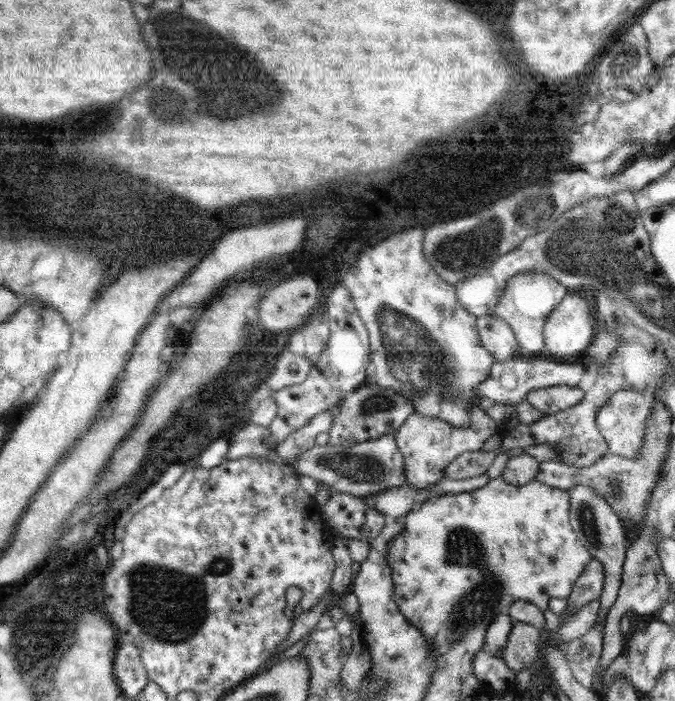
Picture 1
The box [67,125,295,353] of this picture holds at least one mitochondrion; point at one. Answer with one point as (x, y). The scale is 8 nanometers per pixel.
(124, 198)

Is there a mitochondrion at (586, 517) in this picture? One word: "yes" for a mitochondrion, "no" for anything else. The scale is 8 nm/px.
yes

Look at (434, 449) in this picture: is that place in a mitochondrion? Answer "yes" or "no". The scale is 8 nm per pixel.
no

